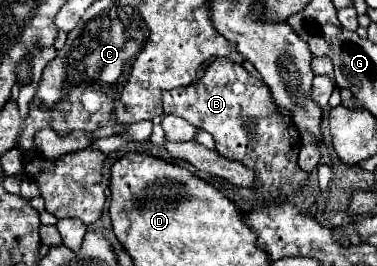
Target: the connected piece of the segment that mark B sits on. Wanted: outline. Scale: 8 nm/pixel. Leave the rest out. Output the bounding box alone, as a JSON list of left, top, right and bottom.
[163,59,307,199]

